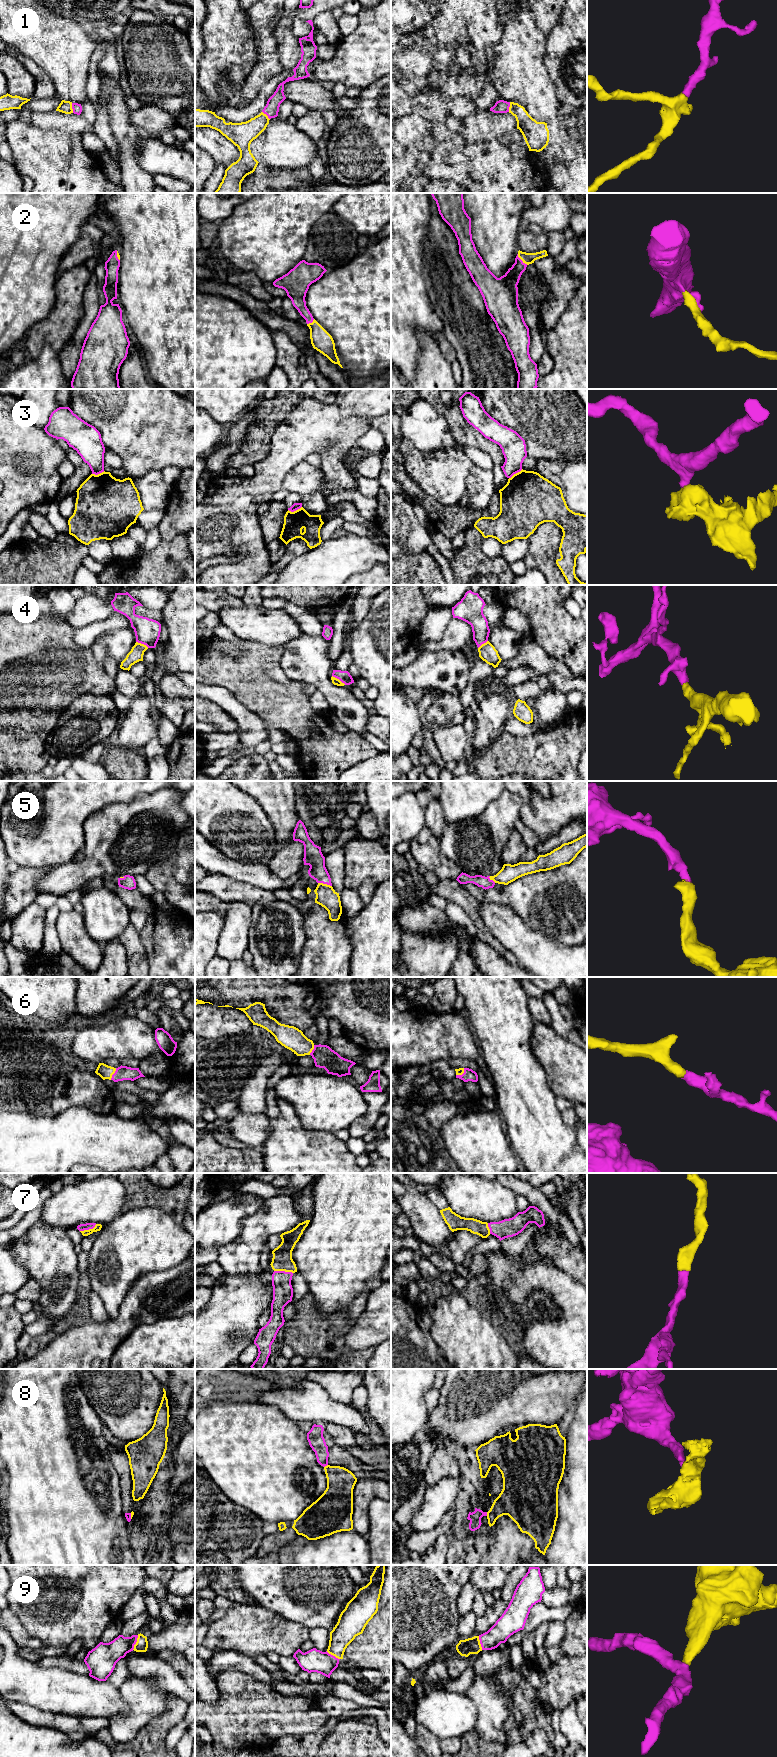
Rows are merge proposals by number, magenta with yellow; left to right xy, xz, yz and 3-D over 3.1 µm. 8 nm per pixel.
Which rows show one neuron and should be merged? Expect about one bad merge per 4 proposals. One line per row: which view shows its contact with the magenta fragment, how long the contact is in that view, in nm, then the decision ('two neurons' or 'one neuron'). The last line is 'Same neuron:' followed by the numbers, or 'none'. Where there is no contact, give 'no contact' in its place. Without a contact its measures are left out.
1: meets magenta in xy; contact 80 nm long; one neuron
2: meets magenta in yz; contact 120 nm long; one neuron
3: meets magenta in xz; contact 120 nm long; two neurons
4: meets magenta in xz; contact 130 nm long; one neuron
5: meets magenta in xz; contact 120 nm long; one neuron
6: meets magenta in xy; contact 110 nm long; one neuron
7: meets magenta in xz; contact 150 nm long; one neuron
8: meets magenta in xz; contact 40 nm long; two neurons
9: meets magenta in xy; contact 130 nm long; one neuron
Same neuron: 1, 2, 4, 5, 6, 7, 9

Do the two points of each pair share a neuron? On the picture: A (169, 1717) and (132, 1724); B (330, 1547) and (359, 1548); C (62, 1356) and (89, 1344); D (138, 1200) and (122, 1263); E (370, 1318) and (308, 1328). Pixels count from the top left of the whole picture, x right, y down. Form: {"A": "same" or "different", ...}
{"A": "different", "B": "same", "C": "same", "D": "different", "E": "different"}

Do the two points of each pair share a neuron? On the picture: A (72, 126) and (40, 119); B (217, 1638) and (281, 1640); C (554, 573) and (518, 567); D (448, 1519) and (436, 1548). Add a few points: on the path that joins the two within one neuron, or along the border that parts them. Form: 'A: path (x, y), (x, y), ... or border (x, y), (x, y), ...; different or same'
A: path (64, 123), (48, 120); same
B: path (233, 1638), (265, 1638); same
C: border (523, 560), (528, 566); different
D: border (451, 1529), (442, 1533), (426, 1551); different

